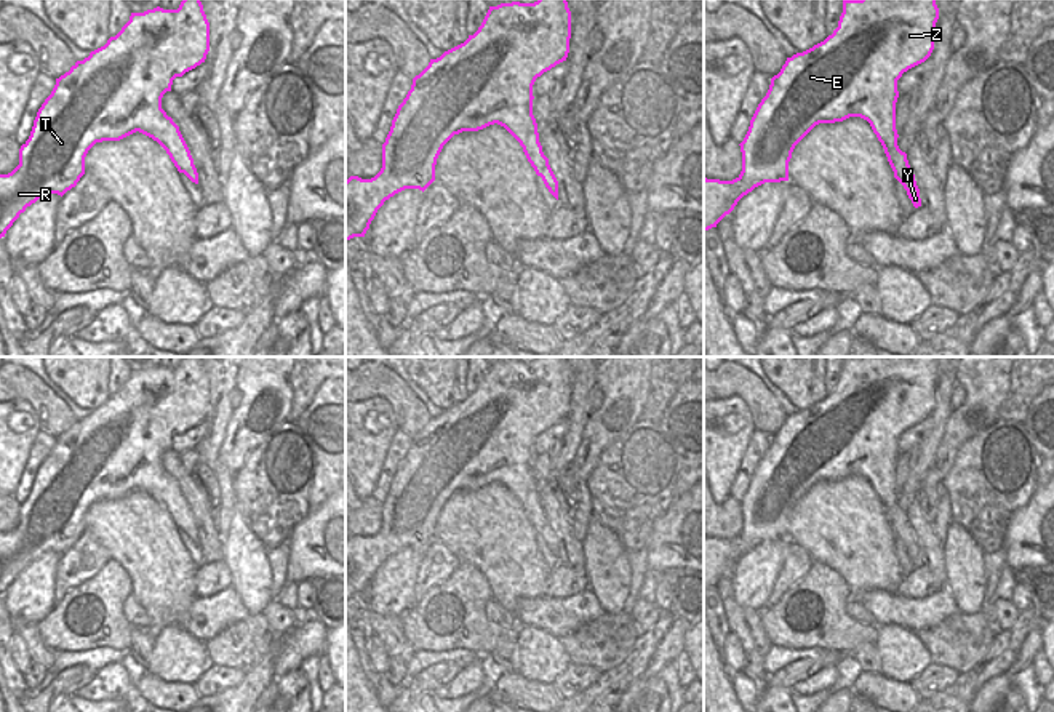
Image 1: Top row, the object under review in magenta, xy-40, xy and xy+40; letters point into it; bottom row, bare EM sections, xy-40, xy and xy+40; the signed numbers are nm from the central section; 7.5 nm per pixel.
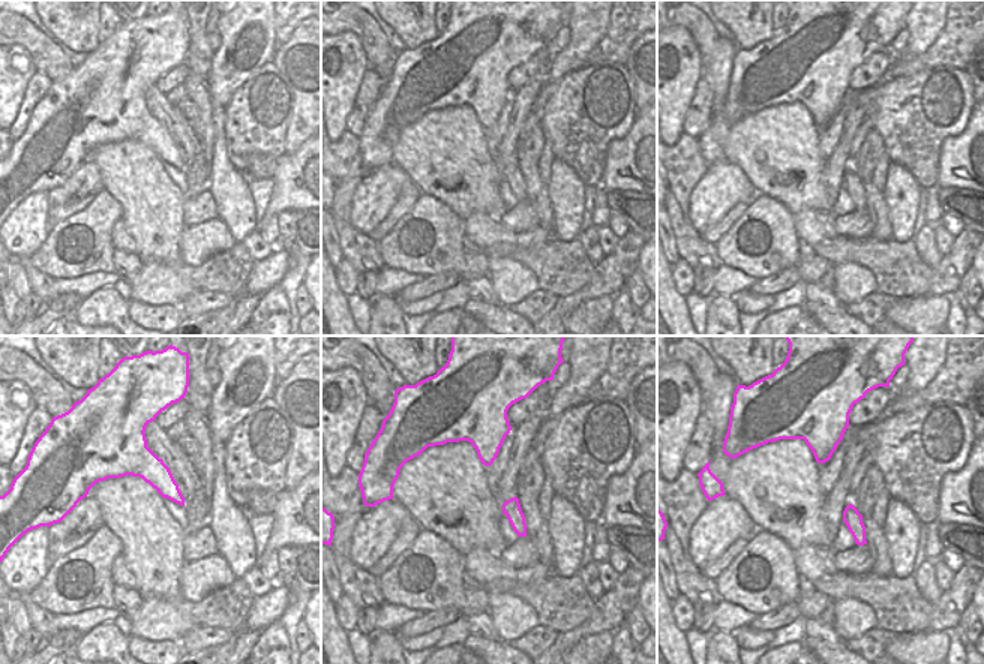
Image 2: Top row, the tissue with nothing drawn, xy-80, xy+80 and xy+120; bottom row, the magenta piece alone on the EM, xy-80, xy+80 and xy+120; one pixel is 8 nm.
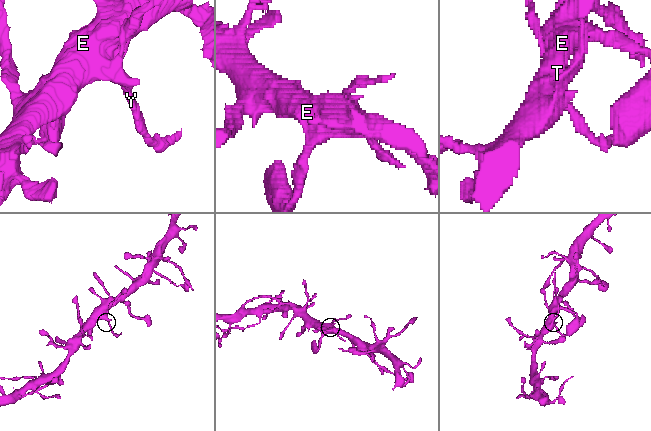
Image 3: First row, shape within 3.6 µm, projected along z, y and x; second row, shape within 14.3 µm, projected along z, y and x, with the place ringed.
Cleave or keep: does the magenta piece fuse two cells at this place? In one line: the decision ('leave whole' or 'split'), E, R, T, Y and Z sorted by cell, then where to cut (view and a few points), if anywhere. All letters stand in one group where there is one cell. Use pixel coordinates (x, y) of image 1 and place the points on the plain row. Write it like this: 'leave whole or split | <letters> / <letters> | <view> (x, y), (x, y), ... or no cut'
split | E R T Z / Y | xy (531, 456), (522, 463), (504, 460), (475, 482)

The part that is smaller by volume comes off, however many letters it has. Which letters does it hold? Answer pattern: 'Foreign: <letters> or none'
Foreign: Y

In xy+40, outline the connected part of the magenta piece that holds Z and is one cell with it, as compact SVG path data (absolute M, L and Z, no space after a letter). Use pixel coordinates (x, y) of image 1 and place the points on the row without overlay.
M860 357L843 358L838 386L824 400L787 416L781 430L771 437L766 454L758 462L749 490L739 502L742 530L733 539L704 538L704 590L729 573L737 560L765 541L789 539L789 520L795 504L819 482L835 482L860 459L881 464L886 458L897 461L897 438L908 427L924 421L934 408L934 389L939 378L936 357Z

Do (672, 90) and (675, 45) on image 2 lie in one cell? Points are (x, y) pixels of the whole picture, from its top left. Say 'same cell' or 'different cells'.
same cell

